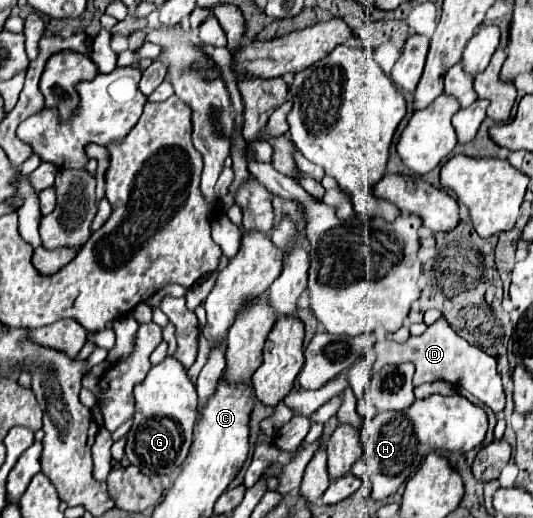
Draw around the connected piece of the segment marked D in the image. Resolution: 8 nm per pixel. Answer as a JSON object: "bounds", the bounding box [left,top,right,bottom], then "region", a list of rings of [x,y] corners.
{"bounds":[374,318,504,412],"region":[[[446,318],[436,320],[422,336],[410,336],[404,344],[384,340],[376,344],[376,364],[374,372],[378,372],[386,364],[400,364],[400,362],[412,362],[416,366],[414,374],[414,386],[420,386],[424,382],[434,380],[446,380],[454,384],[456,388],[462,388],[482,400],[486,406],[490,406],[494,412],[504,408],[504,390],[500,382],[500,374],[496,370],[496,360],[482,352],[480,348],[474,348],[464,338],[460,338],[450,324],[446,324]]]}

